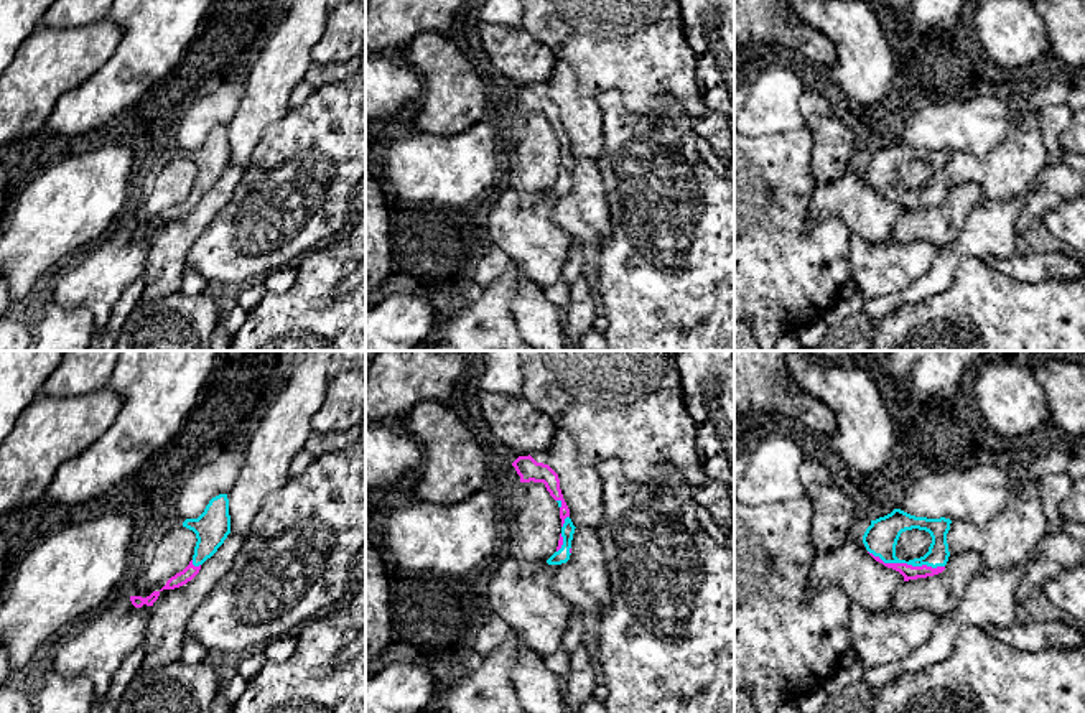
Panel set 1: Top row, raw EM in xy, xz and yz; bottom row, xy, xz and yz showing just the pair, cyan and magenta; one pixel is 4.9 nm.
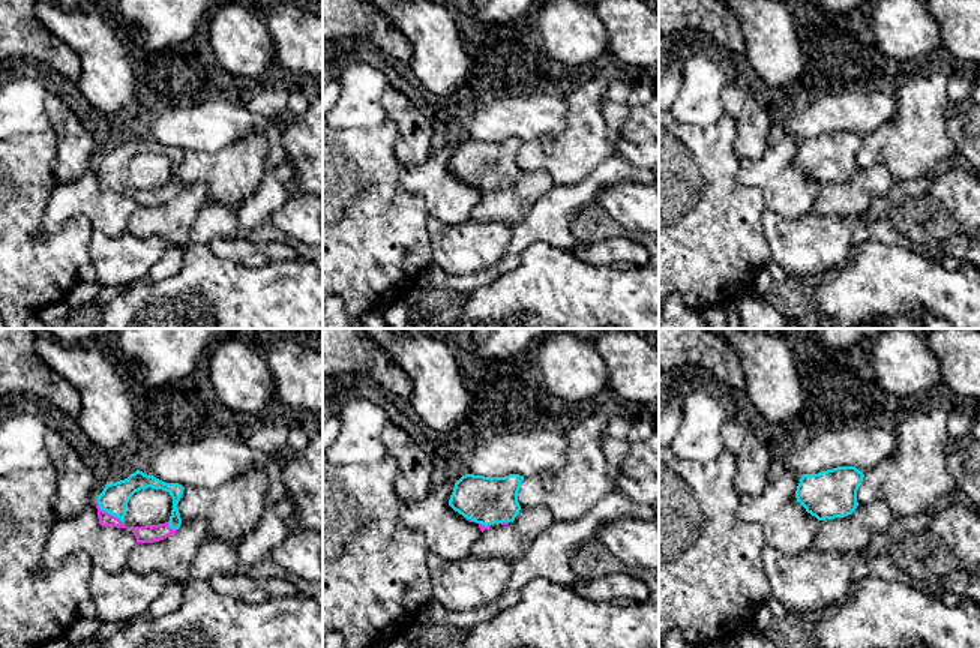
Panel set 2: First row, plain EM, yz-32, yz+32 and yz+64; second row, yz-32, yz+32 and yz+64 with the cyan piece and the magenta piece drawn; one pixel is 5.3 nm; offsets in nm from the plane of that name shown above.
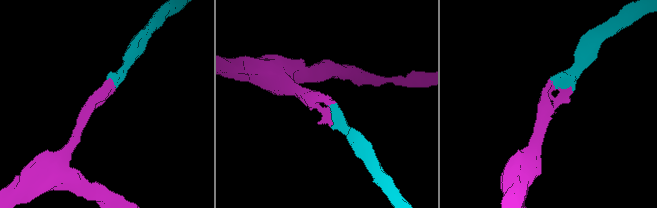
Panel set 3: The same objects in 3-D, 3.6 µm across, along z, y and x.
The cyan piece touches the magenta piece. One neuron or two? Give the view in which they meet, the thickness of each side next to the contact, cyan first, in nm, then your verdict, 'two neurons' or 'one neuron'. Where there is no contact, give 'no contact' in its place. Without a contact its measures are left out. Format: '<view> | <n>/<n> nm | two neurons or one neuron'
yz | 160/70 nm | one neuron

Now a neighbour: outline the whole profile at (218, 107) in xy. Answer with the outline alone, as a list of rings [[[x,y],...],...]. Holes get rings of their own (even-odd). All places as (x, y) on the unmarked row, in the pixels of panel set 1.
[[[226,82],[196,100],[176,125],[176,147],[198,150],[212,128],[231,123],[244,94],[244,82]]]

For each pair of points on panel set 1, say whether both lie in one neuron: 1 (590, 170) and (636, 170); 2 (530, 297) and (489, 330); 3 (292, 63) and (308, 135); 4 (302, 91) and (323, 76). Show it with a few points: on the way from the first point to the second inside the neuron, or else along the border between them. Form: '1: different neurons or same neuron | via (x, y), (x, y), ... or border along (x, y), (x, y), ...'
1: different neurons | border along (595, 160), (610, 208)
2: different neurons | border along (521, 274), (517, 293), (511, 302), (517, 333)
3: different neurons | border along (292, 111), (274, 121), (262, 135)
4: different neurons | border along (305, 79), (315, 88)

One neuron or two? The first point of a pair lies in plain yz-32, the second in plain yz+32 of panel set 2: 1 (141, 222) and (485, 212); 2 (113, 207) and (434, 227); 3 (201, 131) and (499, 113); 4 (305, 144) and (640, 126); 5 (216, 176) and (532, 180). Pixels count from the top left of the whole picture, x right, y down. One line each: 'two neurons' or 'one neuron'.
1: one neuron
2: two neurons
3: one neuron
4: one neuron
5: two neurons

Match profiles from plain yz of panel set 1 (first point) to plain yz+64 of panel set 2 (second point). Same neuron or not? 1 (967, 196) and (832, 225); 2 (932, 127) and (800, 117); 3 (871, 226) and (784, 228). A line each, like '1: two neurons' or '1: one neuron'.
1: two neurons
2: one neuron
3: two neurons

